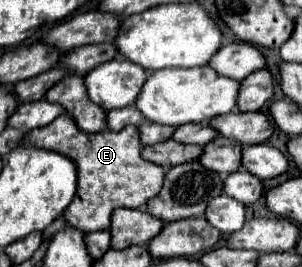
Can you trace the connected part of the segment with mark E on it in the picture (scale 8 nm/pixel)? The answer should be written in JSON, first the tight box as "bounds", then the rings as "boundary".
{"bounds":[23,116,165,232],"boundary":[[[57,116],[51,124],[41,126],[37,130],[31,130],[25,134],[23,142],[35,146],[35,148],[47,148],[51,152],[59,152],[67,158],[71,158],[77,166],[77,192],[69,208],[63,212],[63,218],[69,226],[81,230],[81,232],[97,232],[109,228],[109,218],[115,208],[141,208],[145,200],[155,196],[161,190],[161,180],[165,170],[157,168],[157,164],[149,164],[141,158],[141,142],[137,140],[137,128],[123,128],[121,132],[97,132],[97,134],[83,134],[77,130],[73,120],[69,116]]]}

